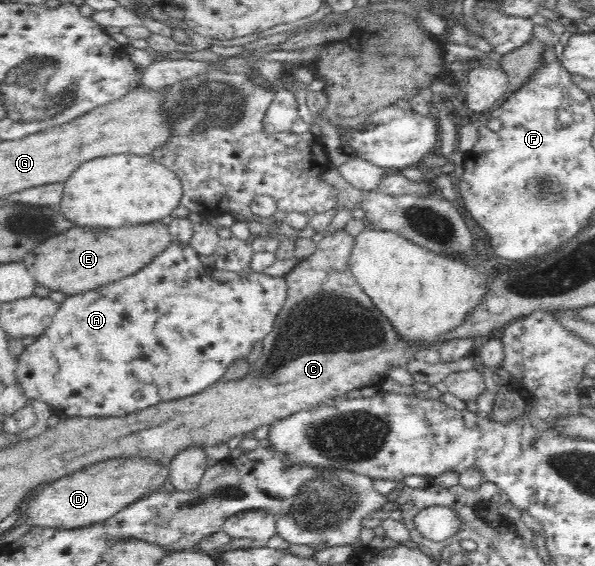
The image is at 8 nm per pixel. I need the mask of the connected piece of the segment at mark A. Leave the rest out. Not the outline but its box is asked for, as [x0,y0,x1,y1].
[17,239,287,418]

